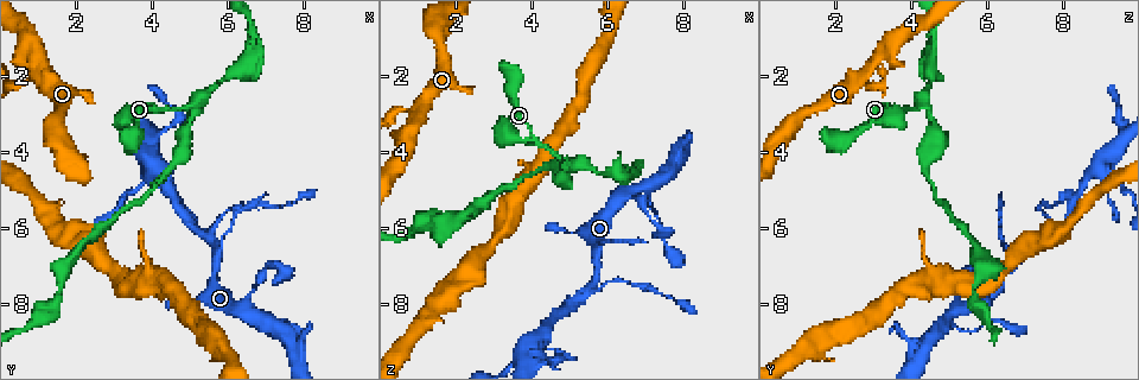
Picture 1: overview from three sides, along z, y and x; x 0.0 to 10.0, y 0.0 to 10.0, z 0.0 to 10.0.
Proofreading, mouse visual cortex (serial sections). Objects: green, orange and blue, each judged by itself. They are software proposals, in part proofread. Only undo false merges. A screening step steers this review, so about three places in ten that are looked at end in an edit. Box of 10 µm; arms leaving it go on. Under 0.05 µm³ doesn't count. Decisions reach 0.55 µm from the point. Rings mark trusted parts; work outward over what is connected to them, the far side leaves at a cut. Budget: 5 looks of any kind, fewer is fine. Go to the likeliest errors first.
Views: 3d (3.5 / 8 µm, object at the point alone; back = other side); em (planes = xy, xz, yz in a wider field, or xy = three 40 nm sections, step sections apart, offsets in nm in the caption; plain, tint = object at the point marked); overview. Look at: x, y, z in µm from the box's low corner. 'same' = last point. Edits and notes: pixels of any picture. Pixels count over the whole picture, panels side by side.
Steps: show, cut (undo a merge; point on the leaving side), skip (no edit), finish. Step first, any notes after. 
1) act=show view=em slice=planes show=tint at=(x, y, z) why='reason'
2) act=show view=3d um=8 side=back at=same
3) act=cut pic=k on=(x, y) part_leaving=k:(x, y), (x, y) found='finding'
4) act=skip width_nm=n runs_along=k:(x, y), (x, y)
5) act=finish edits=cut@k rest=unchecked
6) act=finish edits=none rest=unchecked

act=show view=3d um=8 side=back at=(0.65, 2.15, 2.95) why='two arms in line, one across'

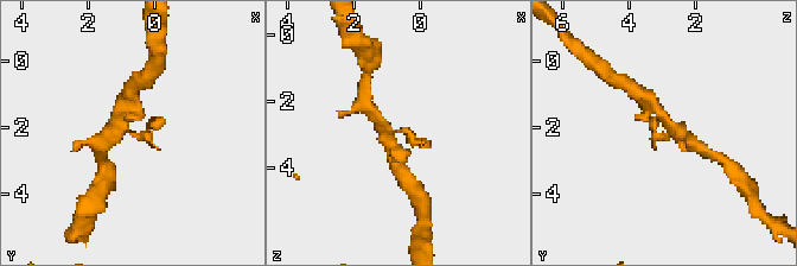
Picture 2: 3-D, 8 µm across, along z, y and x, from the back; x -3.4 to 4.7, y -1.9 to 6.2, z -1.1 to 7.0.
act=show view=em slice=xy step=5 show=tint at=same arms=3 arm_widths_nm=150,250,350

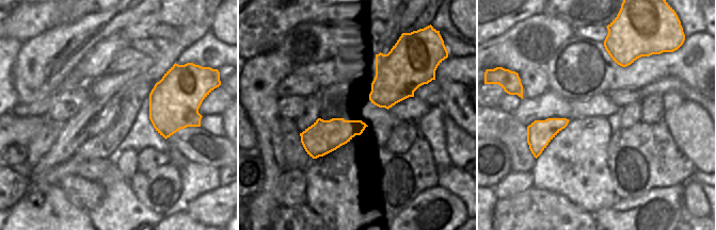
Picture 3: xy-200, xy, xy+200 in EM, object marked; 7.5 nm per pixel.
act=skip runs_along=2:(371, 114), (419, 144) found='one cell here'

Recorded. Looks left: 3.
act=show view=3d um=3.5 at=(5.55, 6.25, 7.60) why='three-way junction'

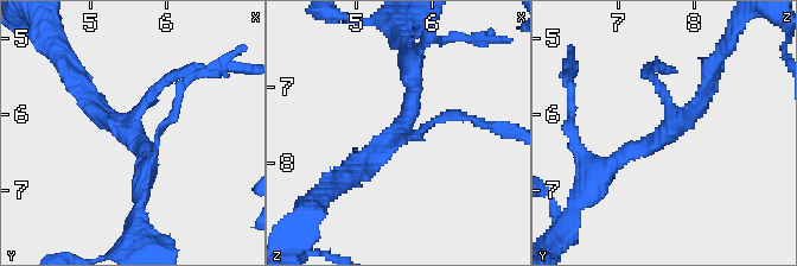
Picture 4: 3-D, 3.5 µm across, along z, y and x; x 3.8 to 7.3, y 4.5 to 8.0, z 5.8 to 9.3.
act=show view=em slice=xy step=1 show=tint at=(5.55, 6.30, 7.60) why='need the tissue'

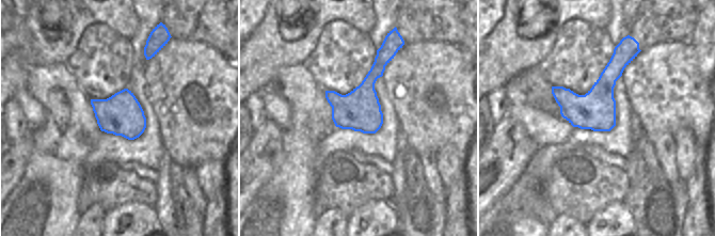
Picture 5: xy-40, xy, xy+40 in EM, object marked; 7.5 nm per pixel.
act=skip arms=3 runs_along=4:(601, 170), (683, 126), (708, 90) found='all the same cell'

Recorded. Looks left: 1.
act=finish edits=none rest=unchecked

